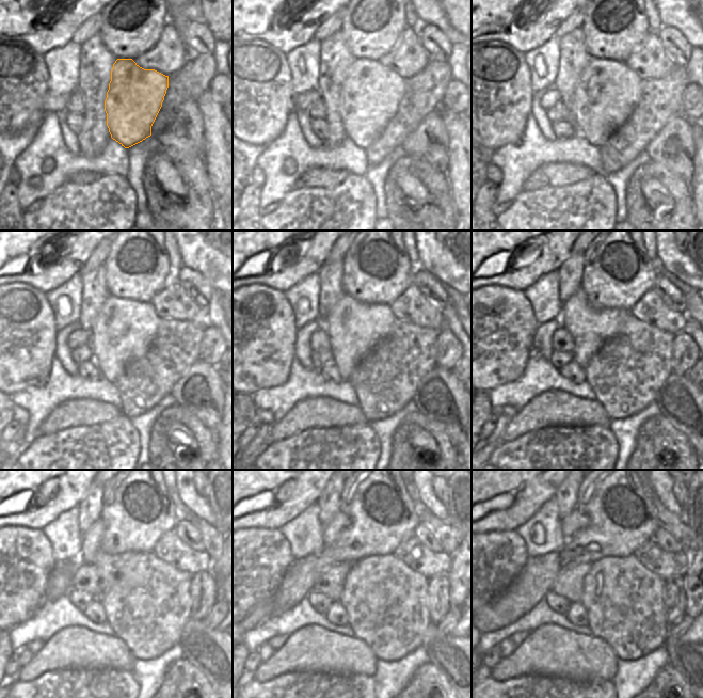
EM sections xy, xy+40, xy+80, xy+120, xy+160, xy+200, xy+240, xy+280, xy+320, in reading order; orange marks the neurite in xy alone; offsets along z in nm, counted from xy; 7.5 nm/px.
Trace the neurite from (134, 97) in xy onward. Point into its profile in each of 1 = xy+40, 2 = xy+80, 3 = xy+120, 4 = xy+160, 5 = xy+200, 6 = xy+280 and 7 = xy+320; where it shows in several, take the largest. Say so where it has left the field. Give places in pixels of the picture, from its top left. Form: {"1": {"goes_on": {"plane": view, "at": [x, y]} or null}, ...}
{"1": {"goes_on": {"plane": "xy+40", "at": [370, 95]}}, "2": {"goes_on": {"plane": "xy+80", "at": [608, 91]}}, "3": {"goes_on": {"plane": "xy+120", "at": [124, 330]}}, "4": {"goes_on": {"plane": "xy+160", "at": [354, 328]}}, "5": {"goes_on": {"plane": "xy+200", "at": [590, 328]}}, "6": {"goes_on": {"plane": "xy+280", "at": [330, 534]}}, "7": {"goes_on": {"plane": "xy+320", "at": [570, 525]}}}

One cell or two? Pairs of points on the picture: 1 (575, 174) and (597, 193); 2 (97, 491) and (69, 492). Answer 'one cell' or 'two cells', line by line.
1: two cells
2: two cells

